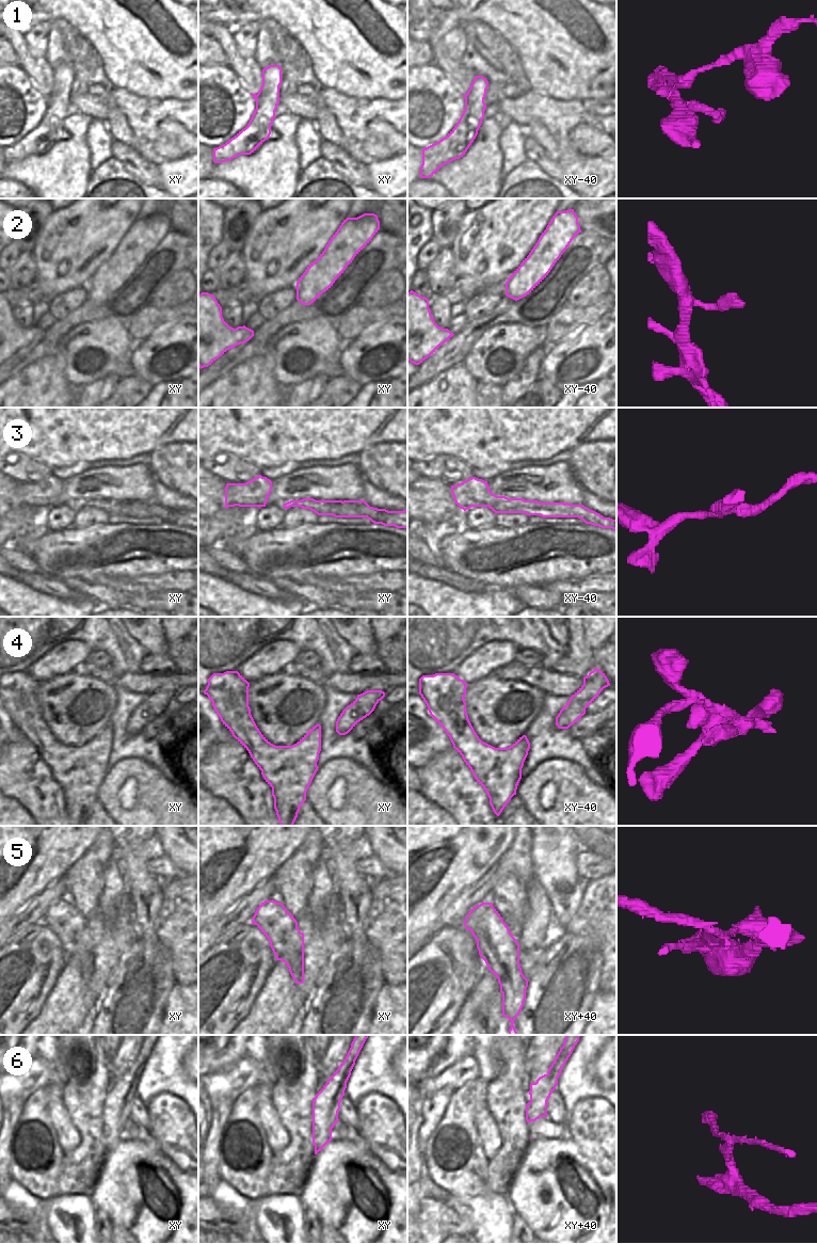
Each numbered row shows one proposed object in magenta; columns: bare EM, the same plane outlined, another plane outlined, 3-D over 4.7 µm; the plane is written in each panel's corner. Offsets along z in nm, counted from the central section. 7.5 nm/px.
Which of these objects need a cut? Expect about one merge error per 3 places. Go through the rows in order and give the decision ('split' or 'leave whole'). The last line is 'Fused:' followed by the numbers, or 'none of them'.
1: split
2: leave whole
3: split
4: leave whole
5: split
6: split
Fused: 1, 3, 5, 6

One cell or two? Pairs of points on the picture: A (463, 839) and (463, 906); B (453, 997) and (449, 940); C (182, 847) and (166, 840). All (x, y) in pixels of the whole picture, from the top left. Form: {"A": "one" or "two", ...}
{"A": "two", "B": "one", "C": "one"}

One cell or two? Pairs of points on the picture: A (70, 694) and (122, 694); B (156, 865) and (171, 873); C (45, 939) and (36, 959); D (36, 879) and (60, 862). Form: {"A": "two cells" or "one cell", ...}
{"A": "two cells", "B": "one cell", "C": "one cell", "D": "one cell"}

